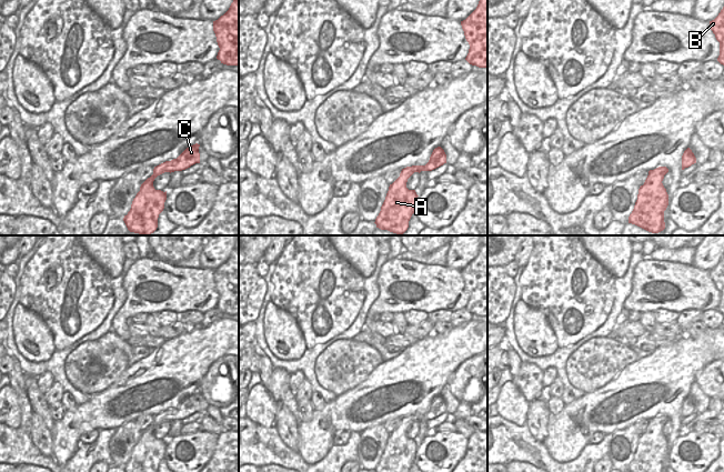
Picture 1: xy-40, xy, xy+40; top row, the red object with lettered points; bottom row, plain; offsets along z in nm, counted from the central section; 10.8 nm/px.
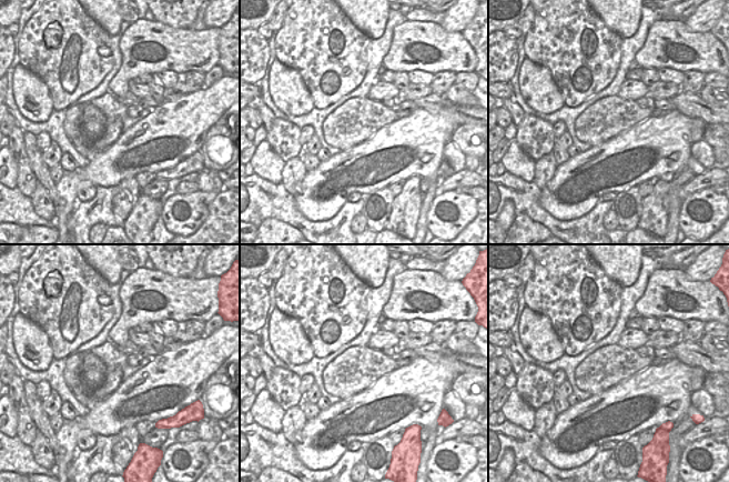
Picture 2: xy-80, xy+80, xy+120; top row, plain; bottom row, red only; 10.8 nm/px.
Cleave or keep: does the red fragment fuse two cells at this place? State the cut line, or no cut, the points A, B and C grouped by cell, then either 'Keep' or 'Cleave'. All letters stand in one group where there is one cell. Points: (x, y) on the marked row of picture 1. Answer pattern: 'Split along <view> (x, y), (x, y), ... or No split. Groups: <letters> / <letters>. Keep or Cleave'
No split. Groups: A B C. Keep

